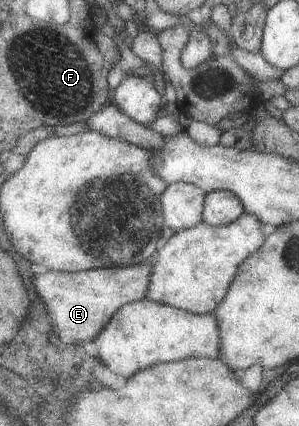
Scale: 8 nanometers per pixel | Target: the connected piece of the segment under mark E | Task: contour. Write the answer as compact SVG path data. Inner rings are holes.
M153 263L82 272L51 270L43 275L39 274L33 283L35 291L47 307L56 332L68 344L78 344L95 341L124 305L147 298L153 272Z

